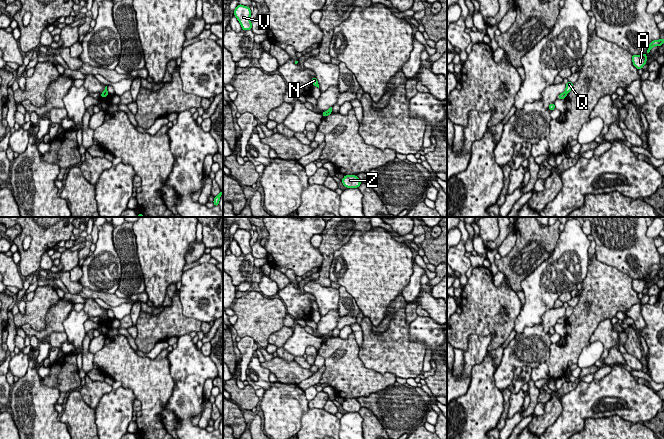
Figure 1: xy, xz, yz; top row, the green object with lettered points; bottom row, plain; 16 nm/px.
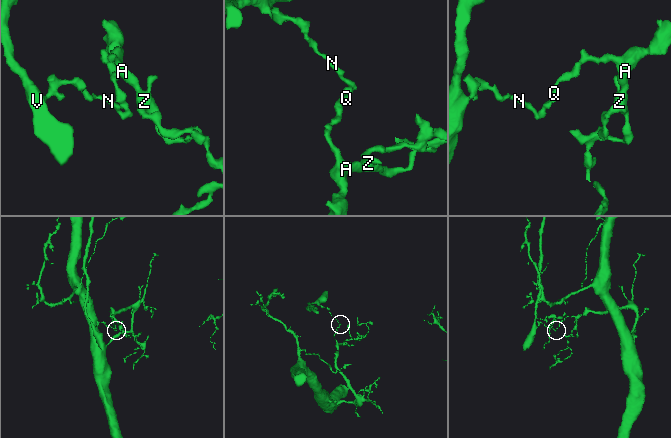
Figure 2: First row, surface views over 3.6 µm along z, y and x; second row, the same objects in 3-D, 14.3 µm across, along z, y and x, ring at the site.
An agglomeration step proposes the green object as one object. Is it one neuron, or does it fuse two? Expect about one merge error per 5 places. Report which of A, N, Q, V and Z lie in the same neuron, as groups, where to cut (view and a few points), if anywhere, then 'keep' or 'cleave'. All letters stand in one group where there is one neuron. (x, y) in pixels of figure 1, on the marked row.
groups A Q Z / N V; cut xy (106, 90), (102, 93); cleave

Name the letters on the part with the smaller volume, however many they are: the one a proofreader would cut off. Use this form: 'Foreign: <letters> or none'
Foreign: N, V

